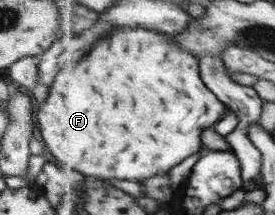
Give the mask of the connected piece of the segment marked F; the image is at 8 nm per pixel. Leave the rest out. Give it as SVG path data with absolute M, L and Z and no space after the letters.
M119 26L120 30L116 30L114 34L104 37L96 44L96 48L90 52L90 56L86 56L76 68L62 68L55 74L52 85L38 94L37 103L33 111L36 145L37 149L43 151L48 158L61 166L62 168L74 168L81 177L92 178L118 178L118 180L148 180L152 176L170 172L174 166L178 166L180 162L184 162L186 158L198 154L202 150L204 143L202 142L202 132L206 128L210 128L212 124L220 122L222 117L228 112L227 104L224 104L215 92L206 88L203 77L201 76L201 61L199 57L192 56L188 52L184 52L180 46L176 46L174 40L170 40L172 35L160 34L160 32L152 32L152 30L144 30L144 28L124 28Z

